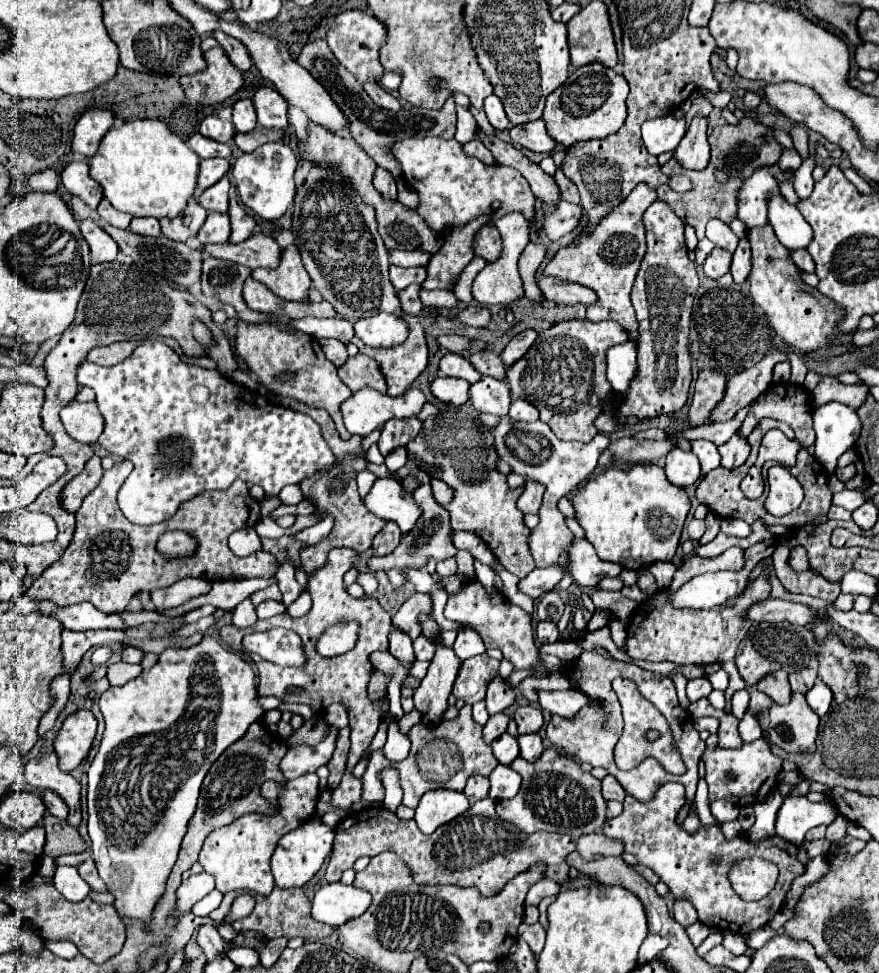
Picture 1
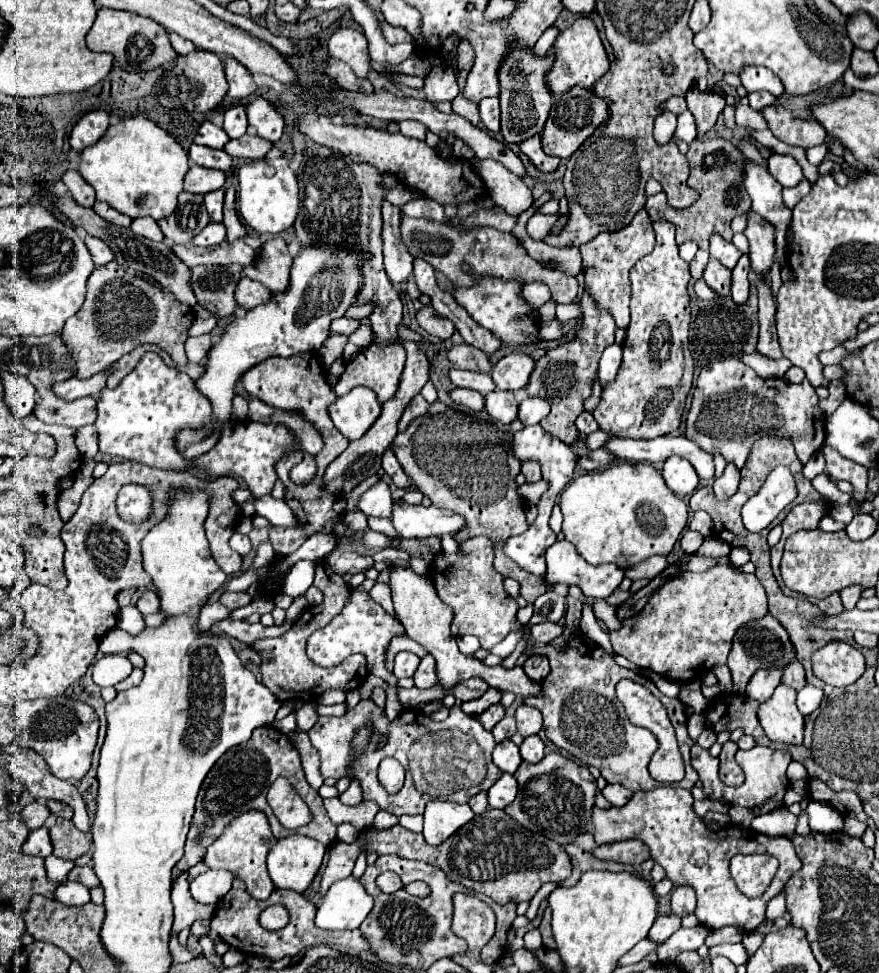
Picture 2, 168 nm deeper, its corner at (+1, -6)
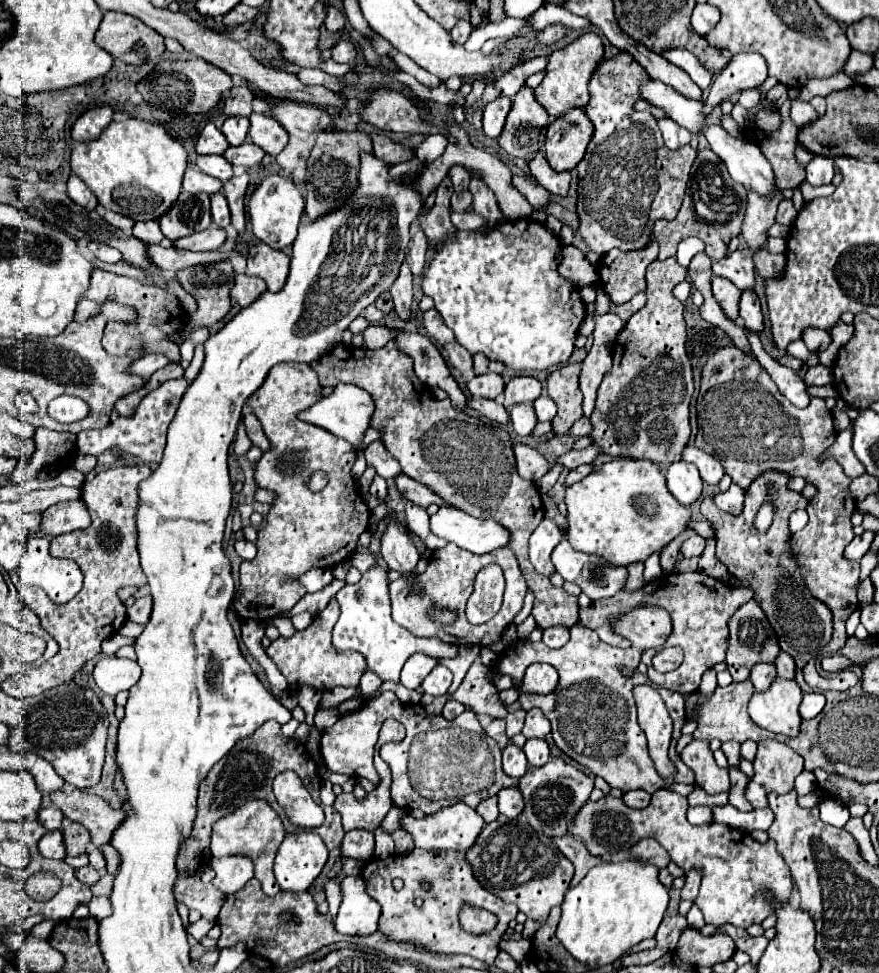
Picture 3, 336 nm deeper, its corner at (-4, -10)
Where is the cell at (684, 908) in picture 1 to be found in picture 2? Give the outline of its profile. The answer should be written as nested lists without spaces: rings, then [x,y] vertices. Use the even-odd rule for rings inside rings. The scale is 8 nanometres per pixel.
[[[678,886],[672,892],[672,912],[678,916],[692,914],[696,908],[696,896],[690,886]]]

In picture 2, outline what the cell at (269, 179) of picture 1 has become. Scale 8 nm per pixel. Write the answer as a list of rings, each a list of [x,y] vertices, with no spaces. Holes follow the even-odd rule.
[[[286,158],[256,160],[238,170],[238,210],[242,220],[258,234],[280,234],[290,228],[300,210],[300,190],[296,174],[290,170]]]

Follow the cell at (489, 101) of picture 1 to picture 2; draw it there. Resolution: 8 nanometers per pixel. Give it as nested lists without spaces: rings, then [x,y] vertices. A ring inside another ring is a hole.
[[[484,98],[480,104],[480,120],[490,132],[500,132],[500,102],[498,98]]]

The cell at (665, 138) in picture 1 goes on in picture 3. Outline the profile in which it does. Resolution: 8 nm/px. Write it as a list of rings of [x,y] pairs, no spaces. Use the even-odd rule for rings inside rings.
[[[739,54],[715,76],[709,96],[701,102],[703,116],[709,118],[713,108],[717,108],[725,98],[731,98],[737,92],[755,88],[767,78],[767,64],[759,54]]]

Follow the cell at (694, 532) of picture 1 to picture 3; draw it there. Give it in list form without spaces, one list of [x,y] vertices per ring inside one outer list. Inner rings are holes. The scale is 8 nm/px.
[[[691,536],[689,540],[683,542],[683,546],[681,546],[681,554],[683,554],[685,558],[699,556],[699,554],[703,554],[703,548],[705,548],[705,540],[703,540],[701,536]]]

